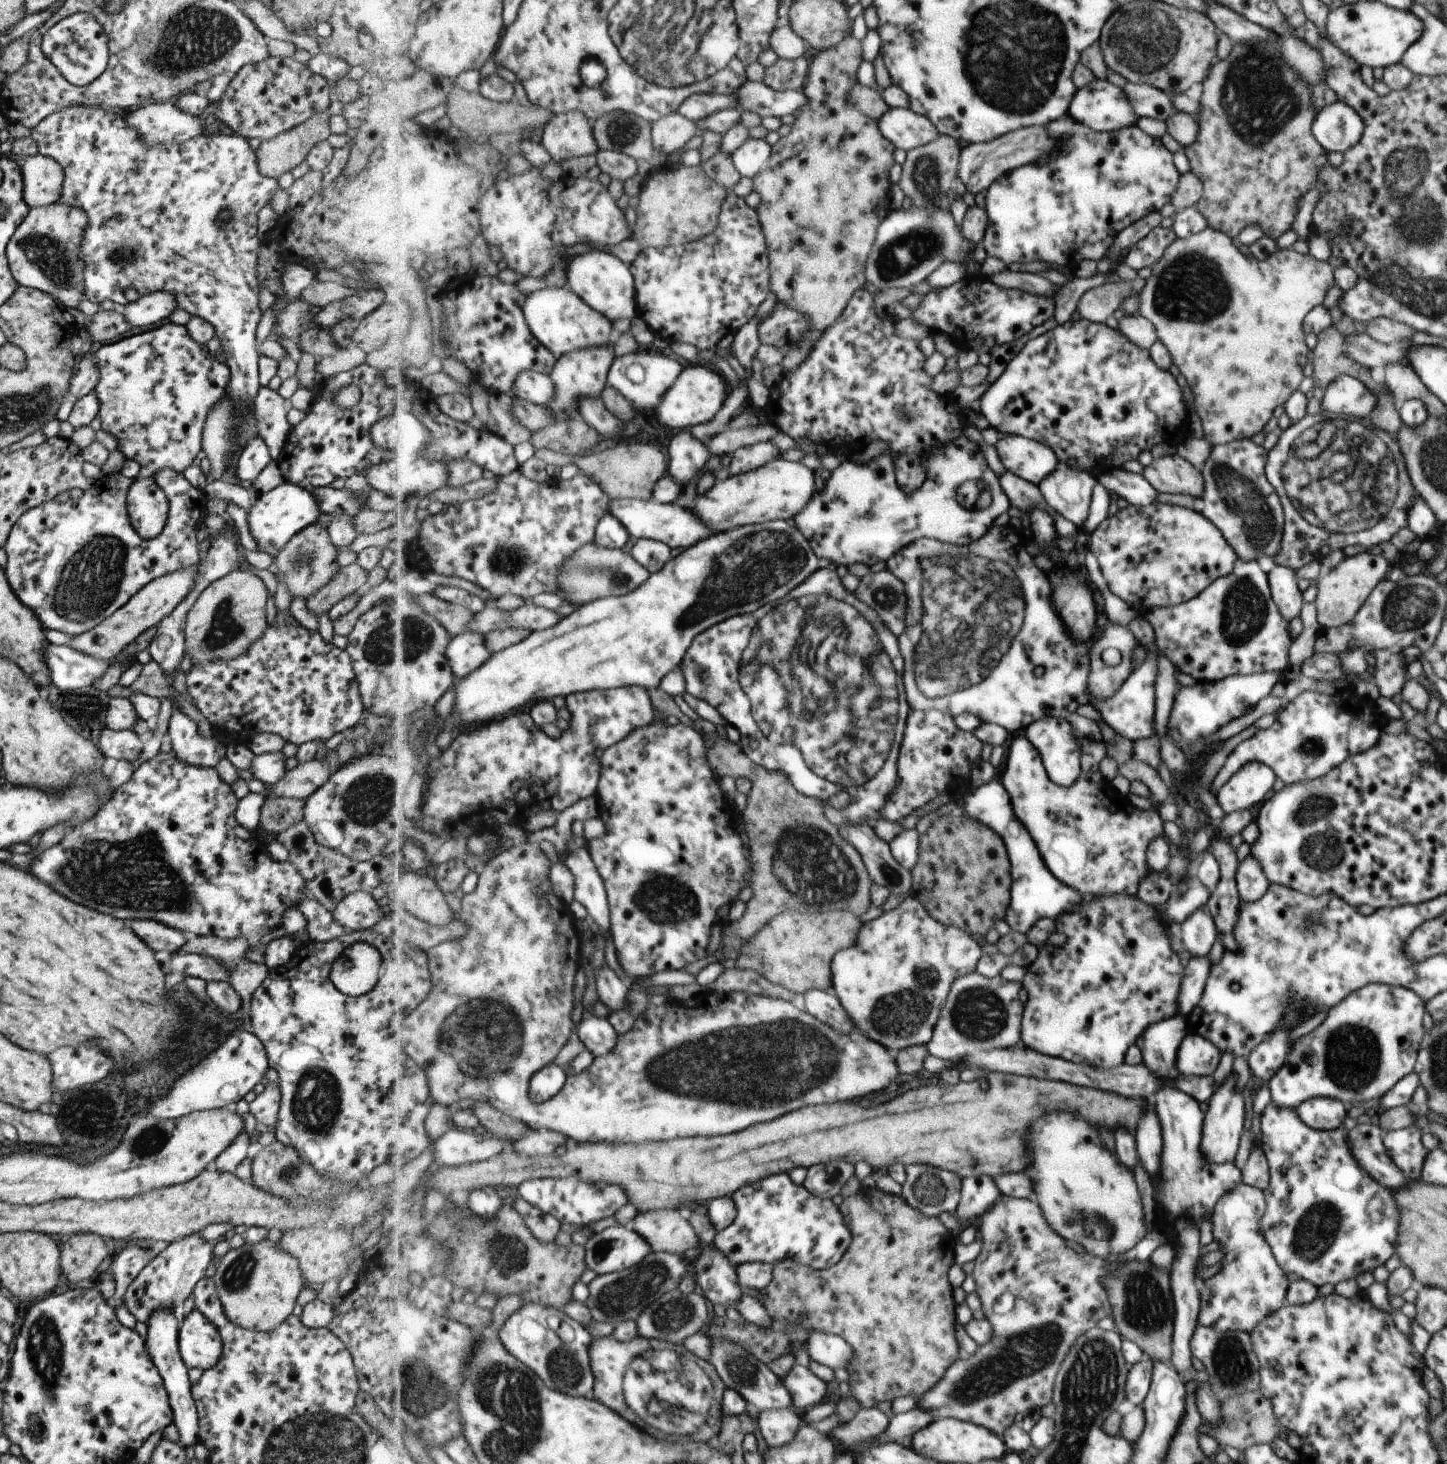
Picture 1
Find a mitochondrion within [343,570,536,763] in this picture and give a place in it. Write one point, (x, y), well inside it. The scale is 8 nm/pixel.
(404, 641)

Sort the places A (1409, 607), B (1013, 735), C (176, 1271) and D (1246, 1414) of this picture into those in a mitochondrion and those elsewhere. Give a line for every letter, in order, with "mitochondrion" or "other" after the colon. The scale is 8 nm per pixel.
A: mitochondrion
B: other
C: other
D: mitochondrion

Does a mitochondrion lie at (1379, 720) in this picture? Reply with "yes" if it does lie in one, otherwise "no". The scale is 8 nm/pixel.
no

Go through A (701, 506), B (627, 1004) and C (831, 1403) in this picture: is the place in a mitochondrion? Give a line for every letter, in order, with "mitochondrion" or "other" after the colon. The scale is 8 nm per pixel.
A: other
B: other
C: other

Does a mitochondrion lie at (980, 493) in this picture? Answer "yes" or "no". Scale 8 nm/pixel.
yes

